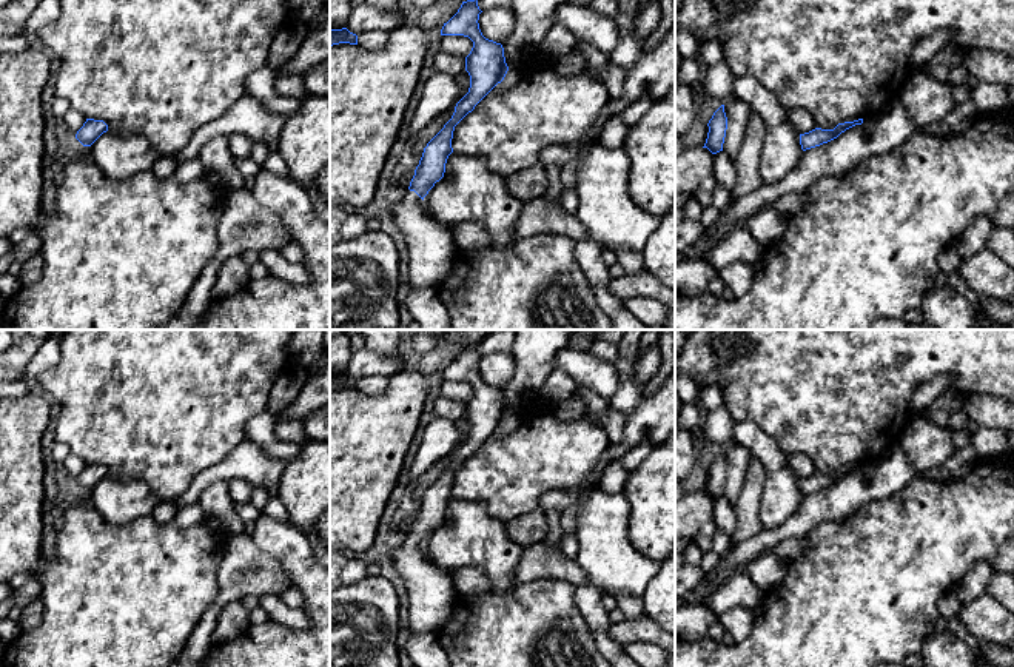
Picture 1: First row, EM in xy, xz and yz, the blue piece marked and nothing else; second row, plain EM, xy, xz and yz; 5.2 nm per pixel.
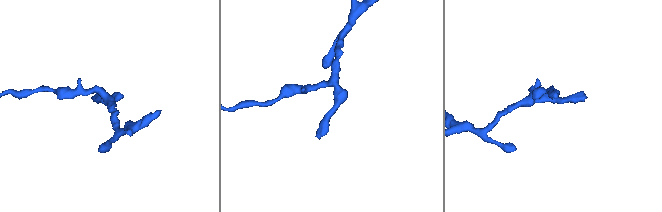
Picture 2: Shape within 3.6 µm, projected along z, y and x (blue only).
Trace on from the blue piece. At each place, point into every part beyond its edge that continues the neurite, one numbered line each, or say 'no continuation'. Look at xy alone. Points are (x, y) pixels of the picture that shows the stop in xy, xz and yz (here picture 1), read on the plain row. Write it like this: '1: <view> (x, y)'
no continuation

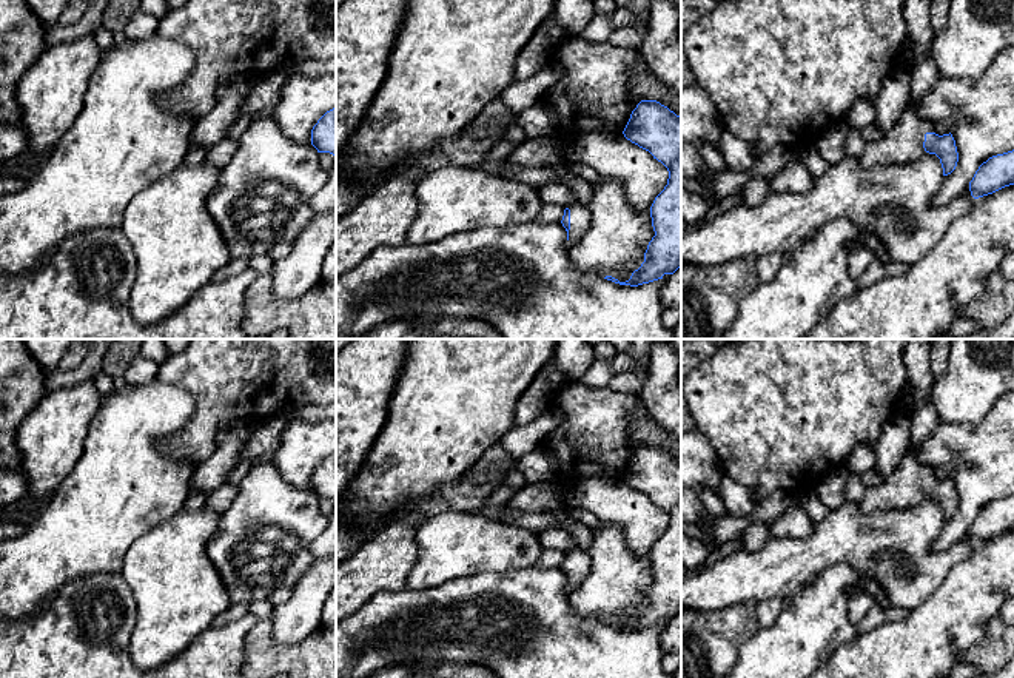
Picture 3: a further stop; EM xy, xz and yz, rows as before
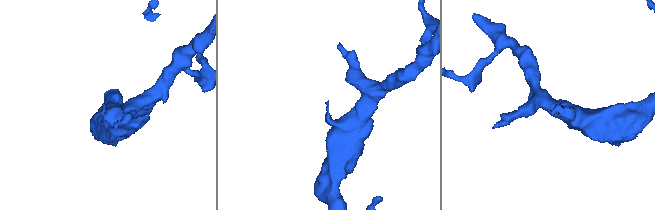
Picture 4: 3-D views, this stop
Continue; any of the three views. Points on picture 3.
1: xz (580, 560)

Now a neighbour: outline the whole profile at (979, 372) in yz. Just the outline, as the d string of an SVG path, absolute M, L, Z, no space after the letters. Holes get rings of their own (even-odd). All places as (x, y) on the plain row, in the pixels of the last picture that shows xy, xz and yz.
M949 339L946 370L934 379L929 399L942 421L975 424L1009 391L1014 391L1014 339Z

